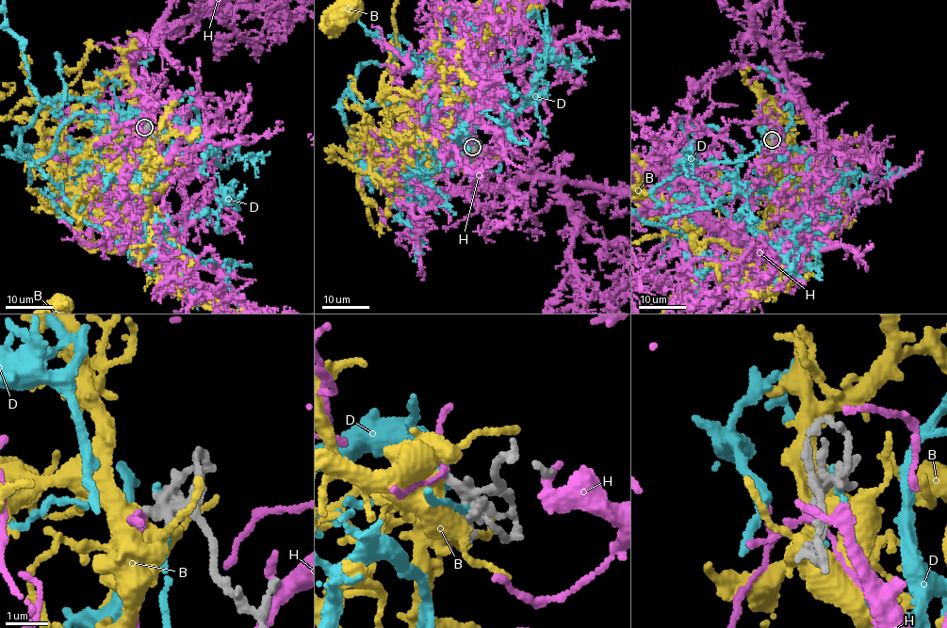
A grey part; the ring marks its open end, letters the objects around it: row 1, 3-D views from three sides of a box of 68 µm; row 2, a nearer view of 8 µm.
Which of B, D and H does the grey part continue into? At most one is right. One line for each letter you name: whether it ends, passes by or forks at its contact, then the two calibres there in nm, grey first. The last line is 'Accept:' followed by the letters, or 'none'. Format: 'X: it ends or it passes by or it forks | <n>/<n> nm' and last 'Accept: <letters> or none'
Accept: none

